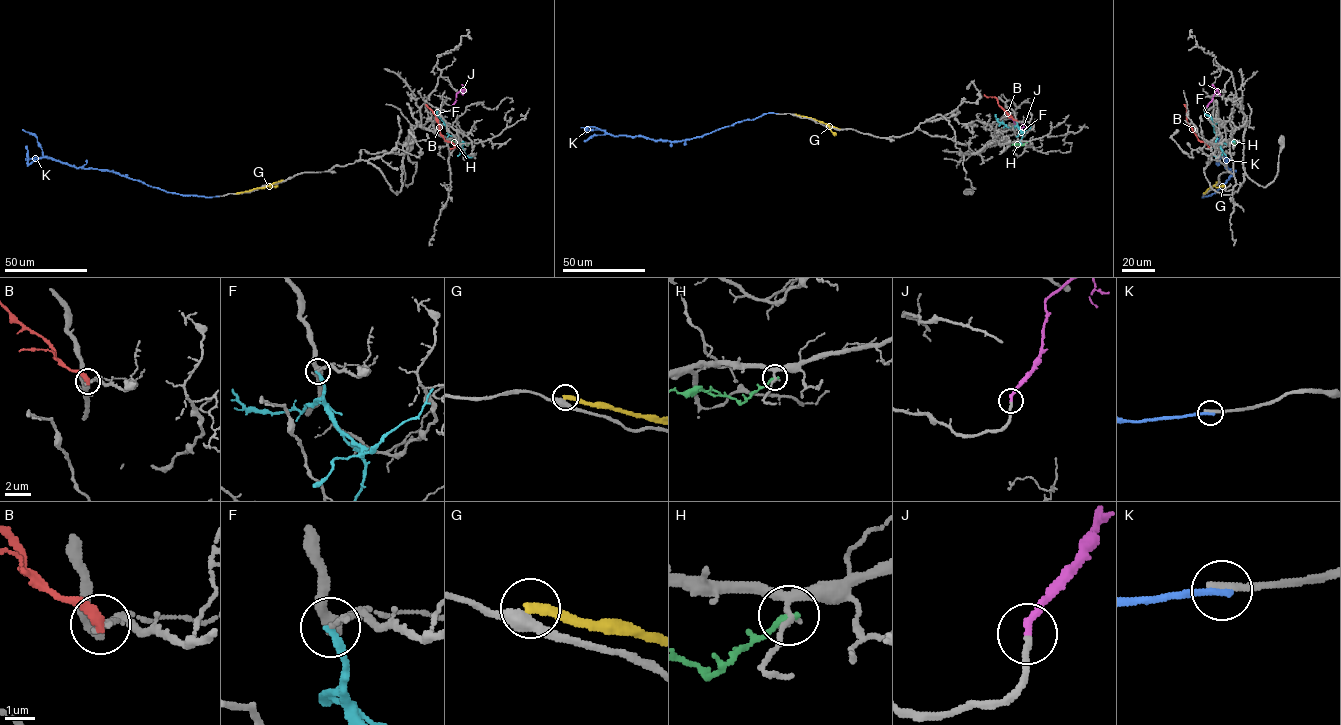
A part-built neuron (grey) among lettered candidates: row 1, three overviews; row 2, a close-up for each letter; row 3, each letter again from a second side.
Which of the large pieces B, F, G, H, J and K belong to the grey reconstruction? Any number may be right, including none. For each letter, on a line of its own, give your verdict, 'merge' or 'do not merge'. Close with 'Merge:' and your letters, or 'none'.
B: do not merge
F: do not merge
G: do not merge
H: do not merge
J: merge
K: do not merge
Merge: J

